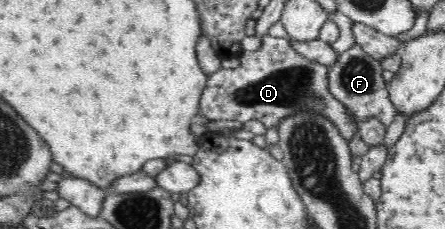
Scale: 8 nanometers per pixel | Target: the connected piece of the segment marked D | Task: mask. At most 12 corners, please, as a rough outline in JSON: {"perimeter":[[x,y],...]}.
{"perimeter":[[260,37],[240,68],[208,75],[208,121],[278,131],[307,110],[348,144],[360,120],[331,94],[328,66],[290,39]]}

